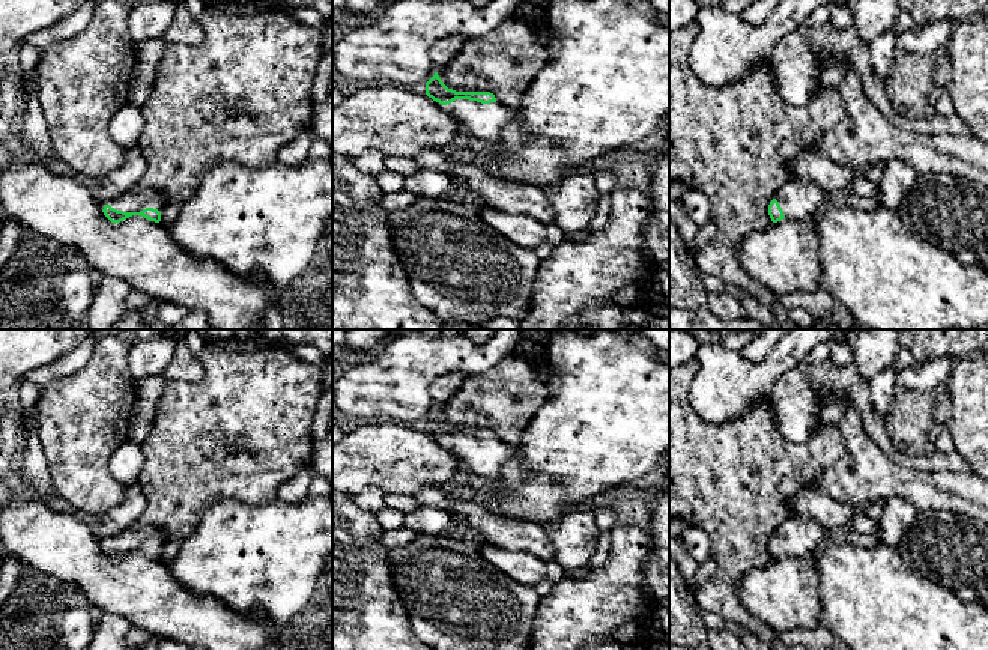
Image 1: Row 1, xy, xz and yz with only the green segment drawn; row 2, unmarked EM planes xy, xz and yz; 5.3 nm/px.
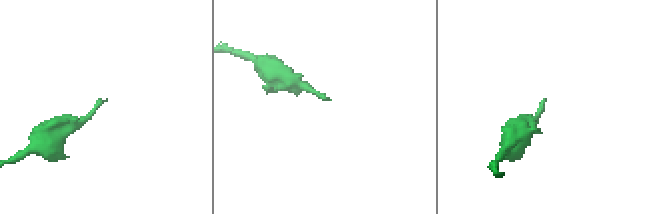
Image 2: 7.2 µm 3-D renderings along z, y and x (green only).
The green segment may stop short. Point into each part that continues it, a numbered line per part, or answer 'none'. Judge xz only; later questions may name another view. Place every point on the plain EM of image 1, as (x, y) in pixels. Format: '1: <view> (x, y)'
1: xz (483, 461)

